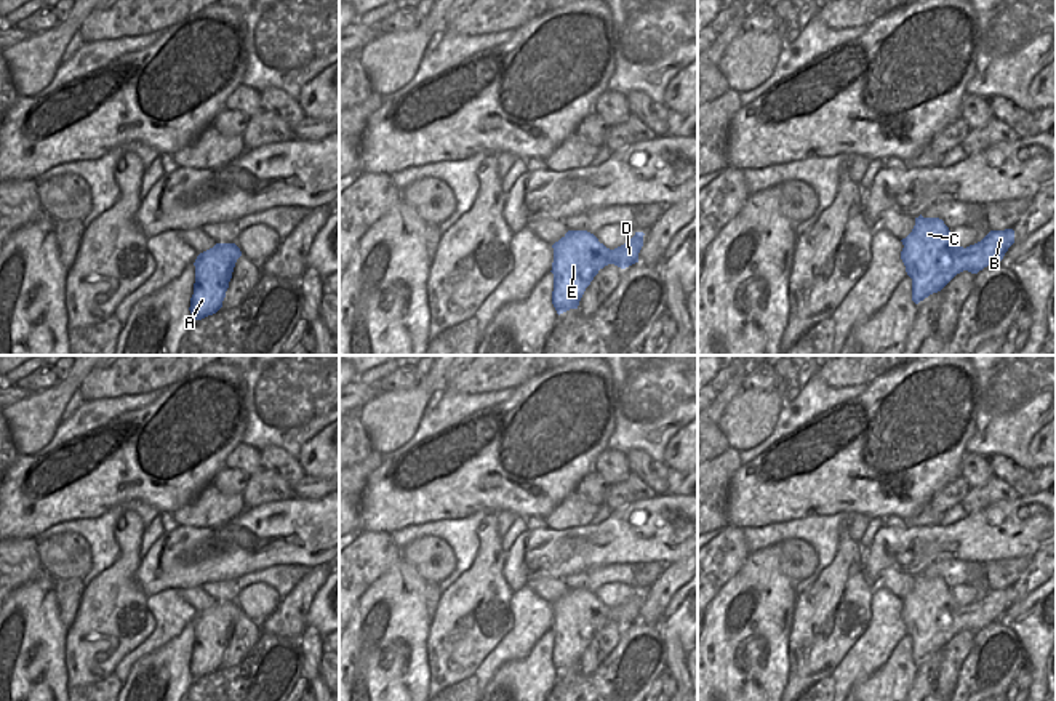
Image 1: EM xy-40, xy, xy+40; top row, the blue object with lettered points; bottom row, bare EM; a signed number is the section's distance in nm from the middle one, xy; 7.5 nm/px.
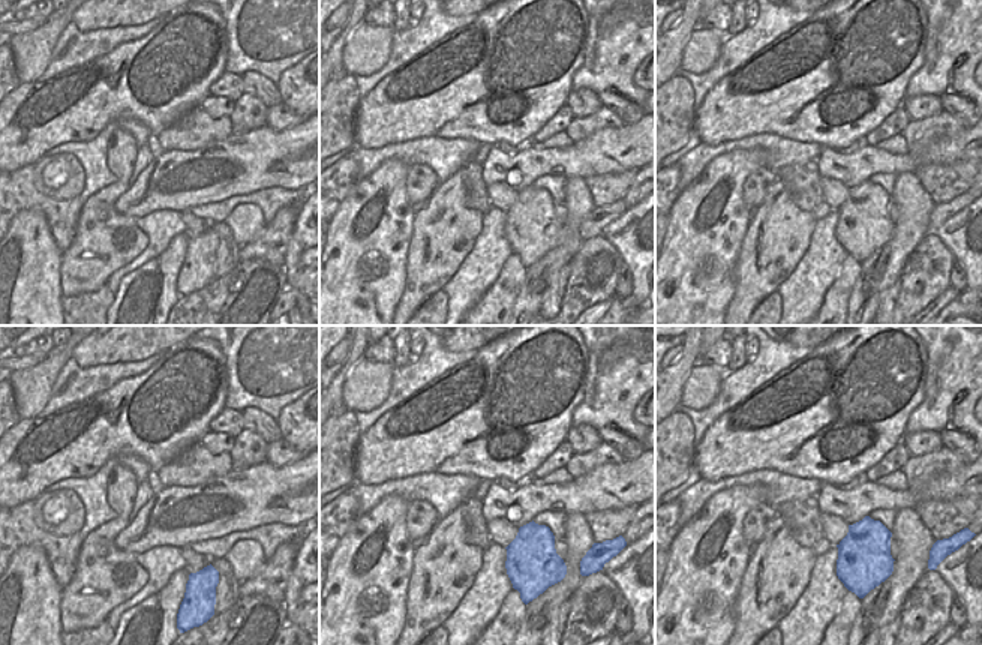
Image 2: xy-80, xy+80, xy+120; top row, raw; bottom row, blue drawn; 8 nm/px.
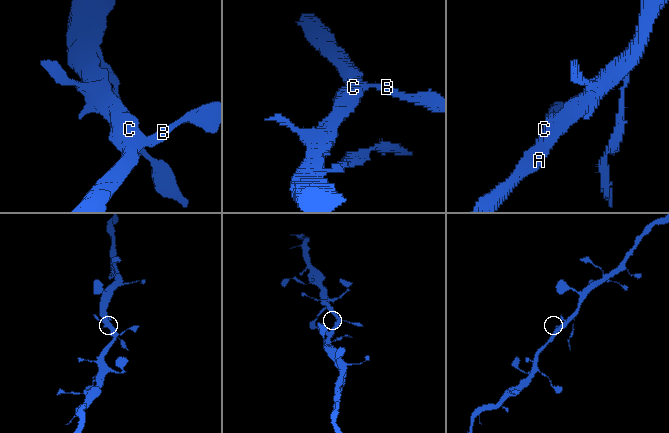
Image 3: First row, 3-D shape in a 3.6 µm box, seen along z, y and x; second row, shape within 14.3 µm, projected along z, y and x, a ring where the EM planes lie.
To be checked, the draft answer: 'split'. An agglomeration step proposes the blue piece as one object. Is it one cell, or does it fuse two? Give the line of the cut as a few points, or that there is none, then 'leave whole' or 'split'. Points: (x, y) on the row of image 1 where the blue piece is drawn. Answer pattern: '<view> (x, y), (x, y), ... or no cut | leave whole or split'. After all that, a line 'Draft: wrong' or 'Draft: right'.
no cut | leave whole
Draft: wrong

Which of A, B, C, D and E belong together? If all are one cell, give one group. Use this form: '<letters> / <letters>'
A B C D E

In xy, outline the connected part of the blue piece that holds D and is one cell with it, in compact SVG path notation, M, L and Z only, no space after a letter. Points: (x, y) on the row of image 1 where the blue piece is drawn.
M568 230L554 248L554 291L552 304L557 314L578 309L579 301L594 277L608 264L626 269L638 262L638 253L643 246L643 232L624 245L610 250L587 230Z

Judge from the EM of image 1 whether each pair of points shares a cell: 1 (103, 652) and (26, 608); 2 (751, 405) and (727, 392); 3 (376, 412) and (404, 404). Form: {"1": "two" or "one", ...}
{"1": "two", "2": "two", "3": "one"}

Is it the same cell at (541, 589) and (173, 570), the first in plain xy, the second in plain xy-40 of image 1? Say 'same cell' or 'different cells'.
different cells

